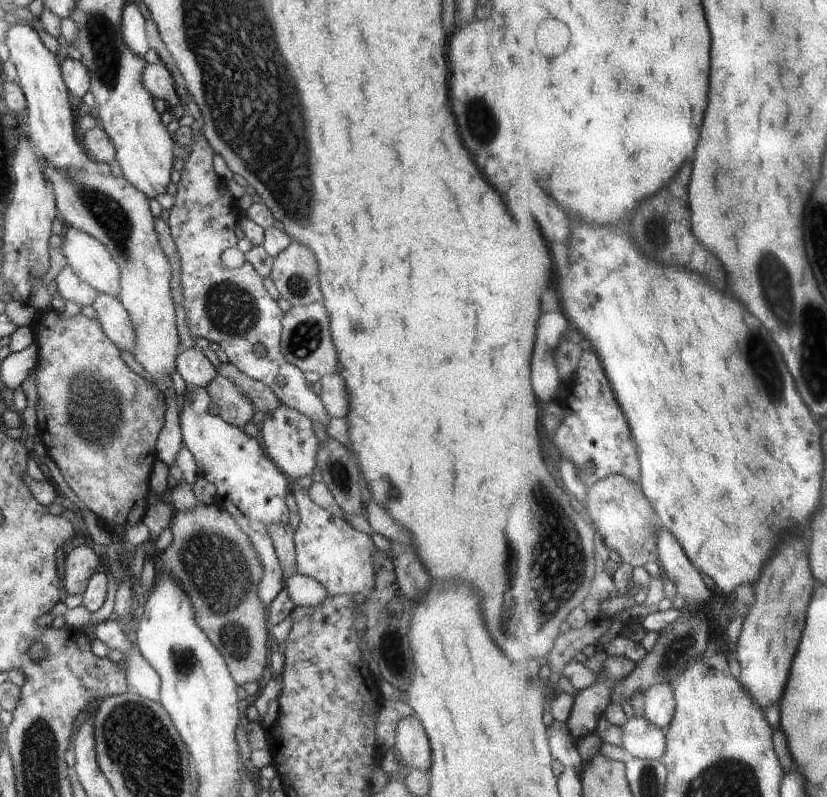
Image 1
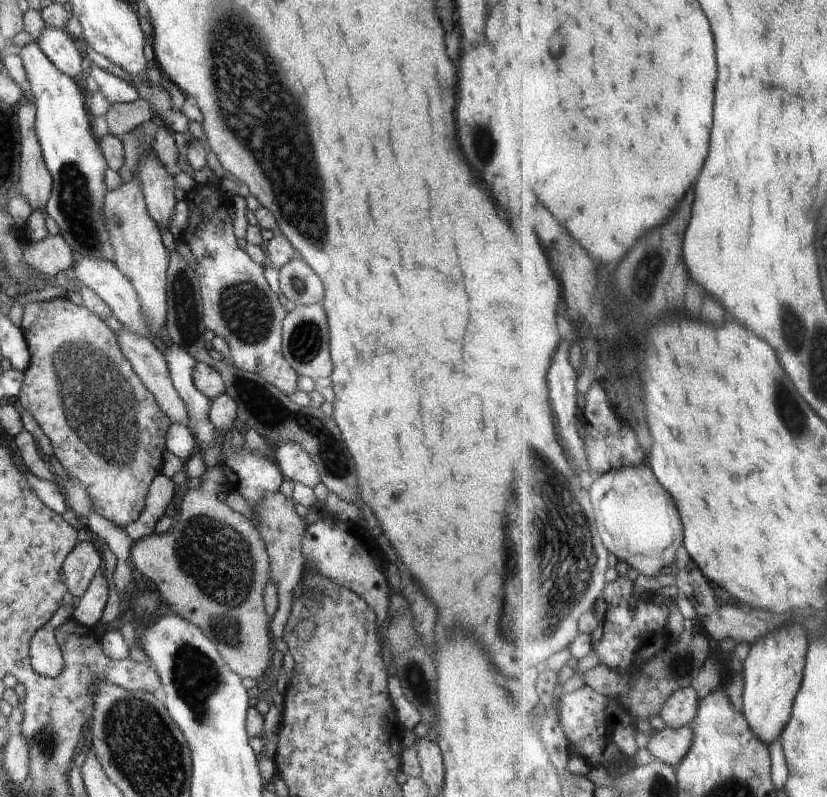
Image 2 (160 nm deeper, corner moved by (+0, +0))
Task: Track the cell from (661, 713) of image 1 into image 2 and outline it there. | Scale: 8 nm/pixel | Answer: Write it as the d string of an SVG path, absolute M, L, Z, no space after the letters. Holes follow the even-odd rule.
M694 686L684 688L668 699L668 704L662 711L662 719L668 722L668 726L676 729L693 725L699 717L701 700Z

